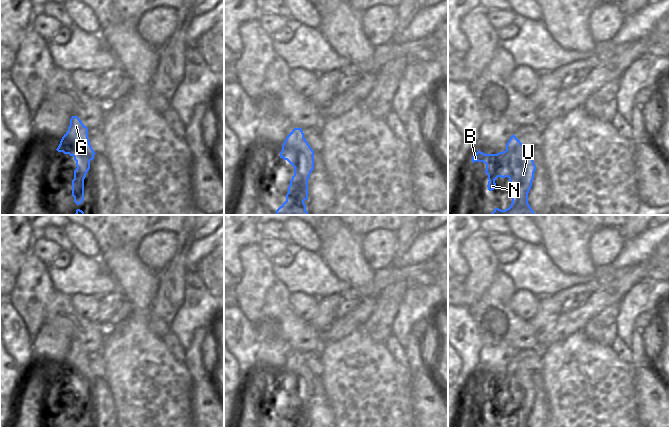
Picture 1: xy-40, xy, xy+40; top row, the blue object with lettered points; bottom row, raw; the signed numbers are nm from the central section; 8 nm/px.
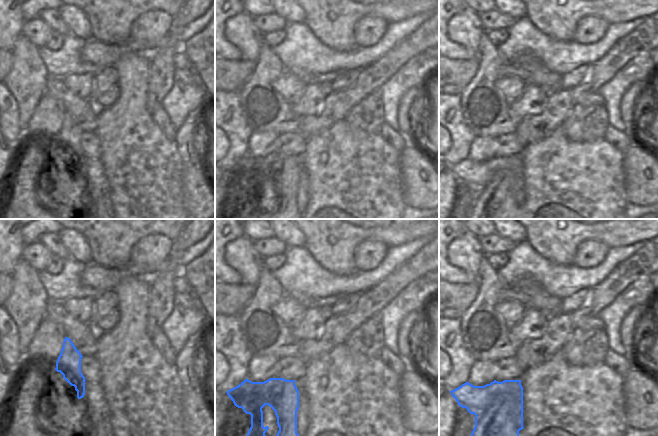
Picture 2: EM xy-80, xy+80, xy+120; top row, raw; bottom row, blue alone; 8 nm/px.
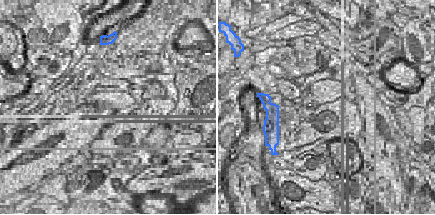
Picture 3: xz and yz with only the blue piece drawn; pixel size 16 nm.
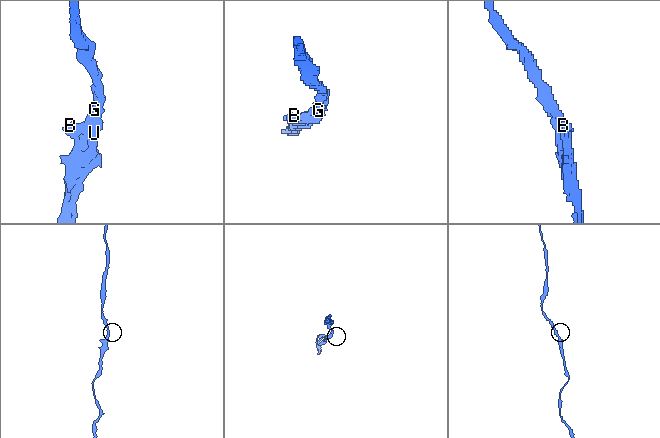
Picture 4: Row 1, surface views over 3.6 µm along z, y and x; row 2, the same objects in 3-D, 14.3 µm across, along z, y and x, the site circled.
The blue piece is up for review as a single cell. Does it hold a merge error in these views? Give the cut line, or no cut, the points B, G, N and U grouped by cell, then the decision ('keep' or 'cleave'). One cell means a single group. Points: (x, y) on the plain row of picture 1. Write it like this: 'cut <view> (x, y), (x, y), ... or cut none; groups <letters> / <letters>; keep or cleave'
cut none; groups B G N U; keep

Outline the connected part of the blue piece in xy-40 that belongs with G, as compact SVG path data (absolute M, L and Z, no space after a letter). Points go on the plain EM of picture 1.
M72 340L68 355L62 361L58 376L69 378L74 381L77 392L74 394L72 404L72 420L75 427L82 427L84 424L84 403L90 393L90 385L96 378L88 363L88 352L77 340Z

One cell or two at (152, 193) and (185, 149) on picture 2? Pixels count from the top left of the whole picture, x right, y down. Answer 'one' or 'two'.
two

